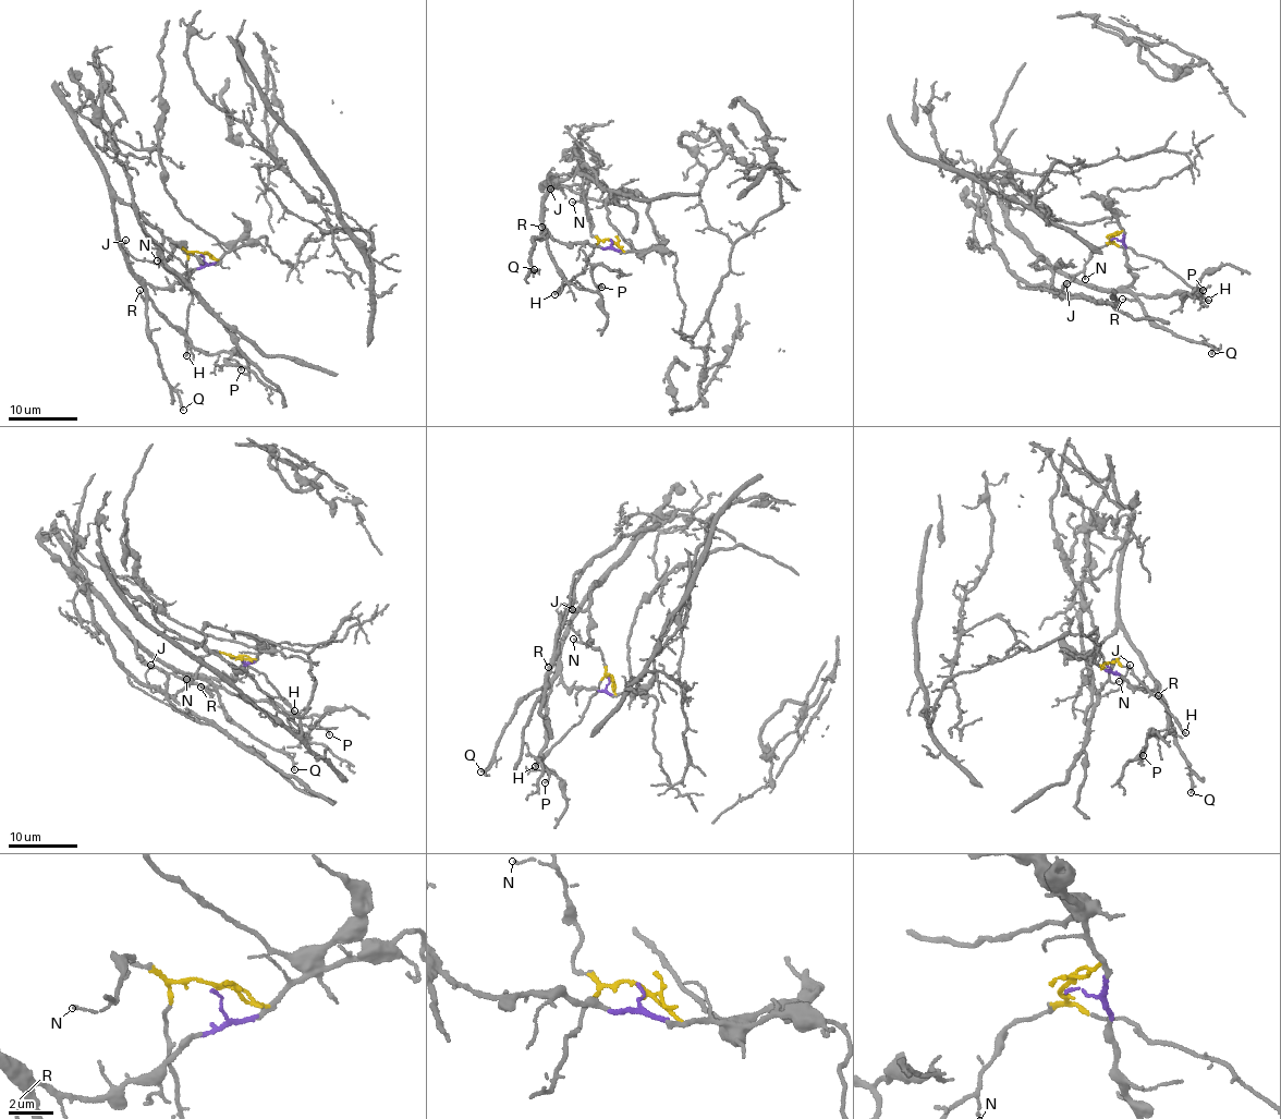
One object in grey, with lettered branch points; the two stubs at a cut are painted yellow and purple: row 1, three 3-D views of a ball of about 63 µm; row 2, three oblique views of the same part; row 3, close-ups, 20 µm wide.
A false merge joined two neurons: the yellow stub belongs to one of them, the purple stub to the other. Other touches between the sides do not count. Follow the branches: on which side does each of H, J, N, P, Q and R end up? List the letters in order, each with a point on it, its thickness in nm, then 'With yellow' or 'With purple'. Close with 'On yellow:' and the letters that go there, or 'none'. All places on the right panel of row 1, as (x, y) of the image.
H: Place: (1208, 300). Thickness 150 nm. With yellow
J: Place: (1066, 283). Thickness 100 nm. With yellow
N: Place: (1085, 279). Thickness 90 nm. With yellow
P: Place: (1203, 290). Thickness 120 nm. With purple
Q: Place: (1211, 353). Thickness 130 nm. With purple
R: Place: (1122, 299). Thickness 100 nm. With purple
On yellow: H, J, N

